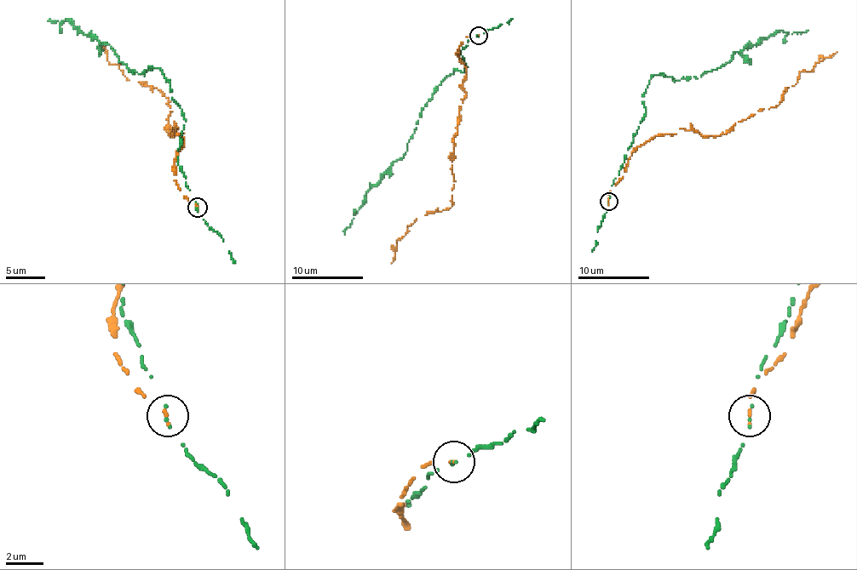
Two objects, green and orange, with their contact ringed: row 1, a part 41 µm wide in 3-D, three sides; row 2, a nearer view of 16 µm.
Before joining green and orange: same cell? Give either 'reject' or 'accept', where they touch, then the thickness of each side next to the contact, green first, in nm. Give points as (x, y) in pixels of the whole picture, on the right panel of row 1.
reject; at (608, 201); 150 nm thick on the green side, 160 nm on the other

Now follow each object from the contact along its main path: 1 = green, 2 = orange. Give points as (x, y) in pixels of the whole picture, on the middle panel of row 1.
1: (479, 35), (461, 51), (468, 67), (464, 72), (455, 71), (427, 102), (405, 154), (366, 193), (345, 234)
2: (479, 35), (466, 37), (457, 49), (466, 67), (466, 95), (453, 147), (451, 206), (407, 225), (391, 263)

